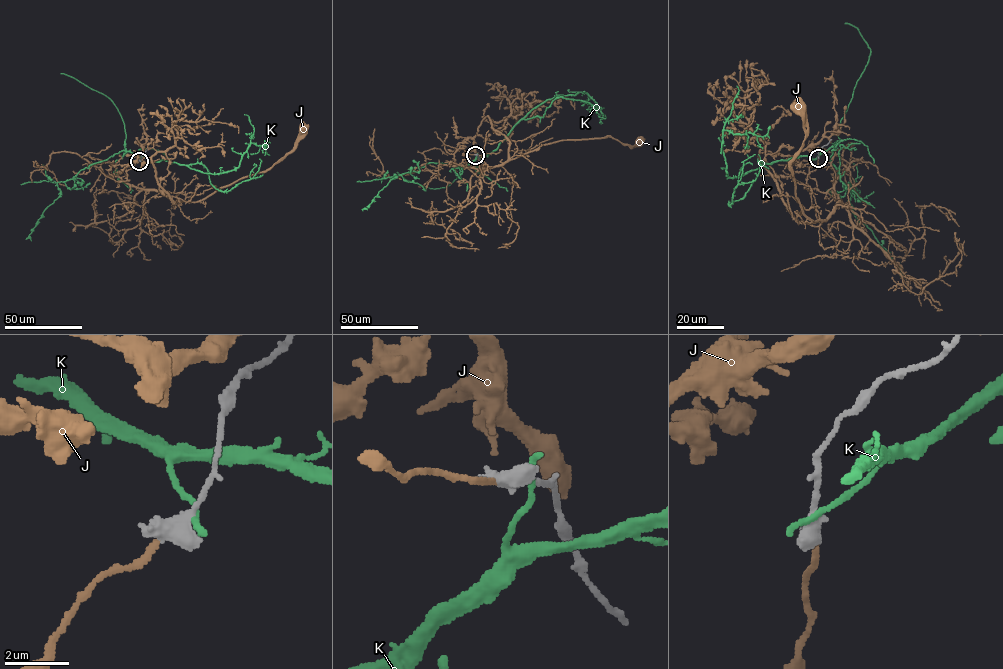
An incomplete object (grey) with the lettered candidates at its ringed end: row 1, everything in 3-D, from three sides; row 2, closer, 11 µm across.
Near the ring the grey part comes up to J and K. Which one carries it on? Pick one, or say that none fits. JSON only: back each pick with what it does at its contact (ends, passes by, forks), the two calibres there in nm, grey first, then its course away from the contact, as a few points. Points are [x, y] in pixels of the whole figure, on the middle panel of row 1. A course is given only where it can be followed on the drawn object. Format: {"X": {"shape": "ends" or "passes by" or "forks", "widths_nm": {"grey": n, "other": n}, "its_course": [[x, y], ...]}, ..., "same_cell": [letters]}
{"J": {"shape": "ends", "widths_nm": {"grey": 420, "other": 170}, "its_course": [[475, 155], [467, 153], [462, 145], [454, 160], [489, 169], [556, 141], [610, 136], [631, 146], [639, 143]]}, "same_cell": ["J"]}

